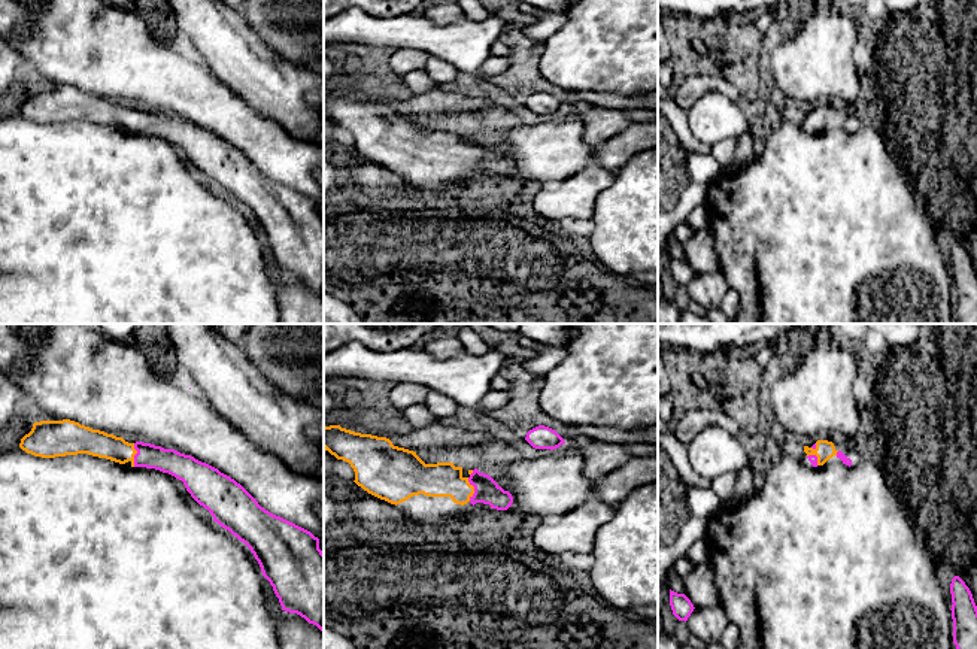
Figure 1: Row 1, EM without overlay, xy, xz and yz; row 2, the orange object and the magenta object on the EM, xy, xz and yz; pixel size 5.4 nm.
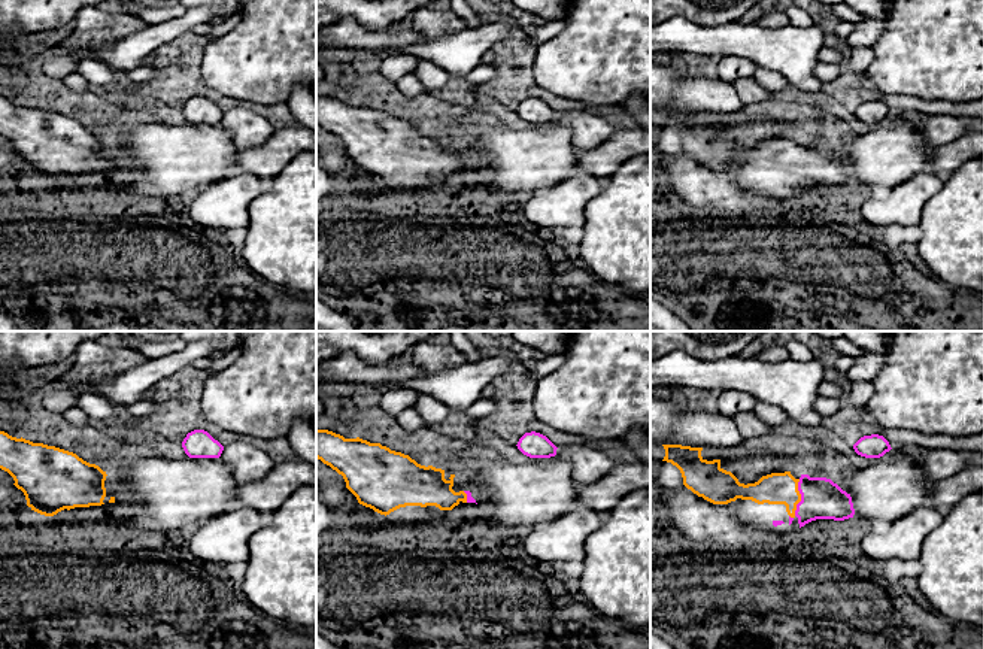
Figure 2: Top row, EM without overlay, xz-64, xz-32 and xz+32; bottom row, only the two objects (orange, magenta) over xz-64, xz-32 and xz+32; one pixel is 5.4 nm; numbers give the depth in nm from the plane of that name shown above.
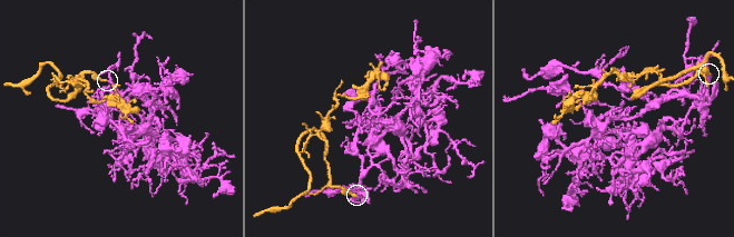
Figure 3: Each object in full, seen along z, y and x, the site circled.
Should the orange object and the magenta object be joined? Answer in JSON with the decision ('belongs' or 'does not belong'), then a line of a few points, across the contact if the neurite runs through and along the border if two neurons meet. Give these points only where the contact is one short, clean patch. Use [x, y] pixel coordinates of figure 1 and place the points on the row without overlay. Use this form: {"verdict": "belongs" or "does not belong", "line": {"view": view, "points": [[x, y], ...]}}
{"verdict": "belongs", "line": {"view": "xz", "points": [[443, 145], [460, 155], [473, 155], [487, 157]]}}

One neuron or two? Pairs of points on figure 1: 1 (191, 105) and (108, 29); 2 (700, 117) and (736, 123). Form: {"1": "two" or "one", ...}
{"1": "one", "2": "one"}

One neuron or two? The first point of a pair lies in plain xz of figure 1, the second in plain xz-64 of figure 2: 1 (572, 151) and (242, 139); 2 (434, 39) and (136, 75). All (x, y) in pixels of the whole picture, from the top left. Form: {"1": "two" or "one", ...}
{"1": "two", "2": "two"}

